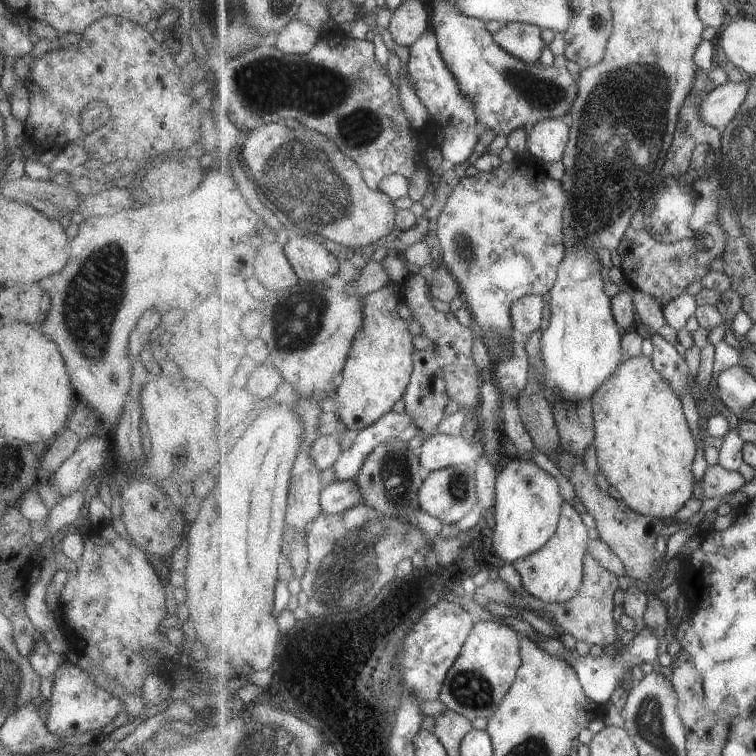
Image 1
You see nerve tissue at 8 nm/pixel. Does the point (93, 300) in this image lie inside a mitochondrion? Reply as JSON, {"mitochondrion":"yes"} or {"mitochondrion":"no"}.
{"mitochondrion":"yes"}

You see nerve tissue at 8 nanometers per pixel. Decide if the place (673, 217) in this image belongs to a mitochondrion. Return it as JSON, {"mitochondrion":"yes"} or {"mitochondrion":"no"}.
{"mitochondrion":"yes"}

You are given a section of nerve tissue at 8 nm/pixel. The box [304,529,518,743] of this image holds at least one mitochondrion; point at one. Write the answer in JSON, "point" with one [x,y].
{"point":[468,689]}

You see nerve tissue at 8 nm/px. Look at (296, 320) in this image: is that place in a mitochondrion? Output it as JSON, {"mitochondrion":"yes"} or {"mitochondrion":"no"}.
{"mitochondrion":"yes"}

